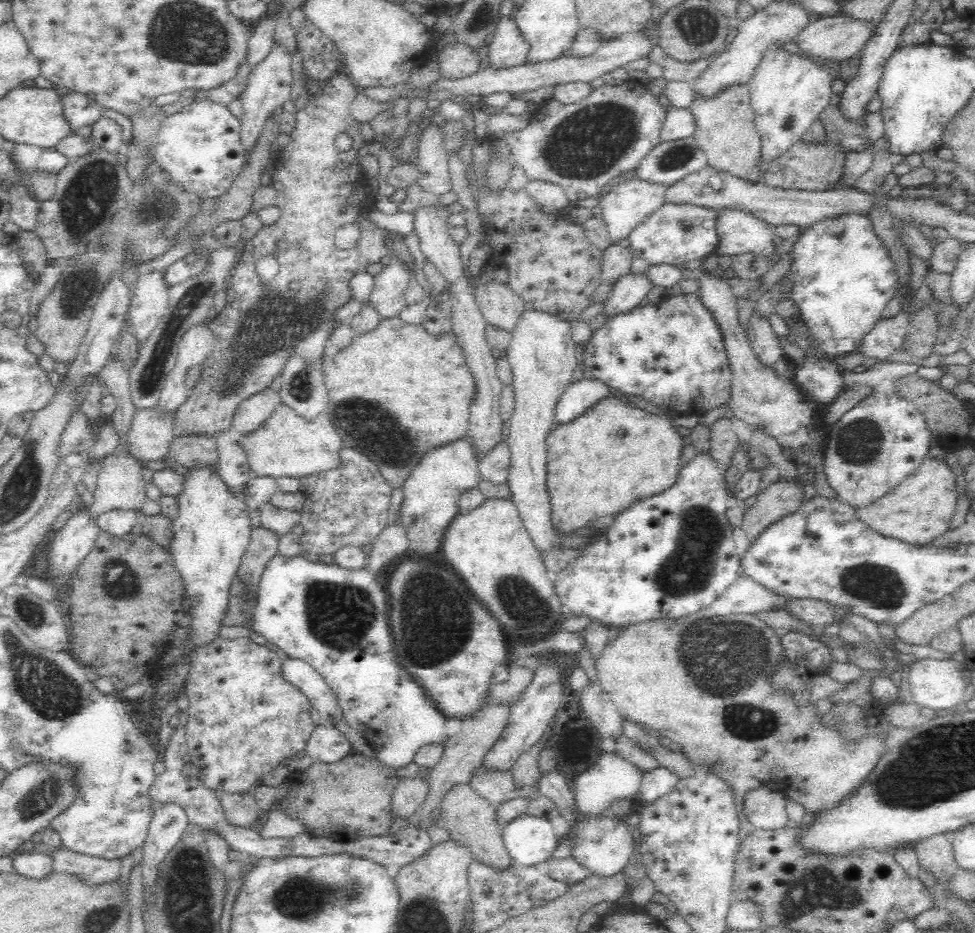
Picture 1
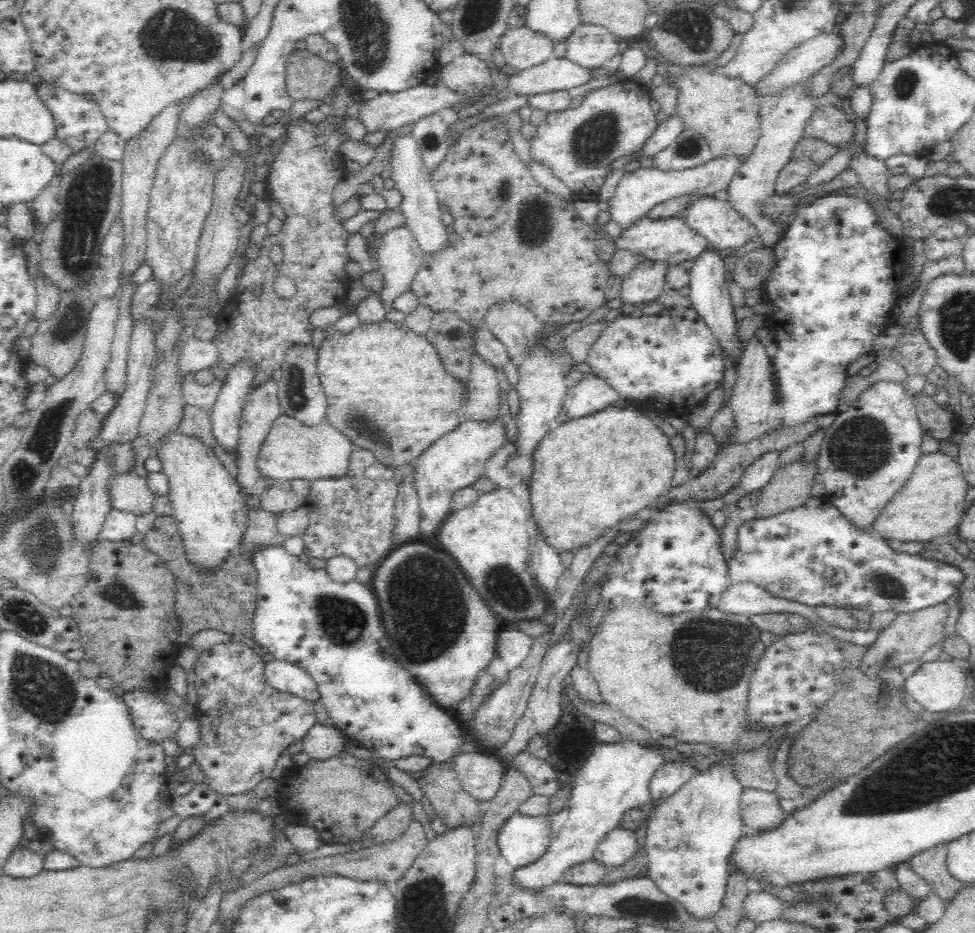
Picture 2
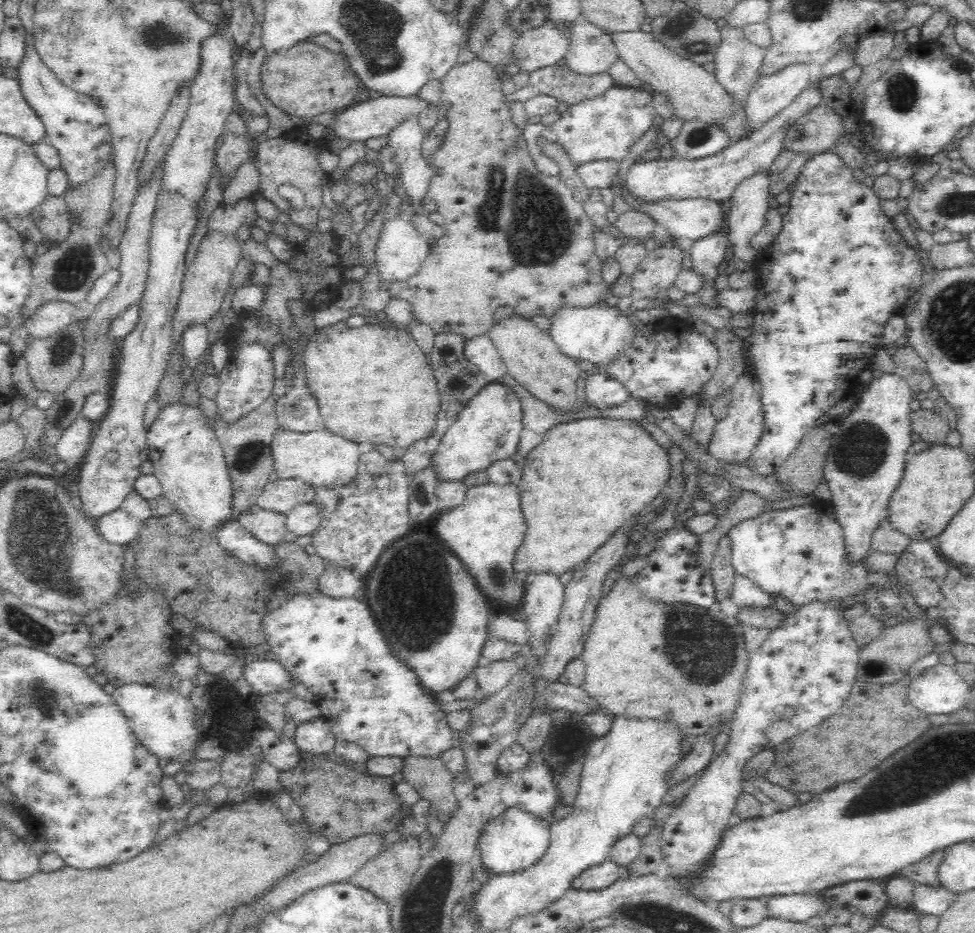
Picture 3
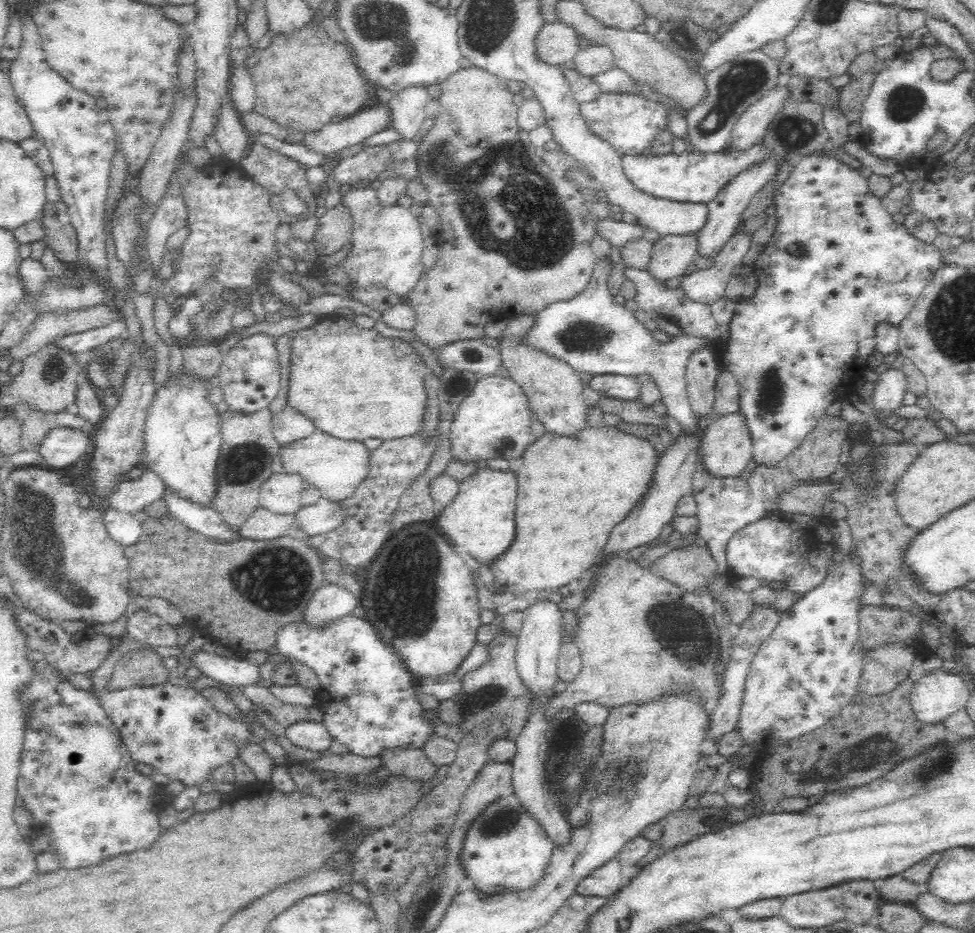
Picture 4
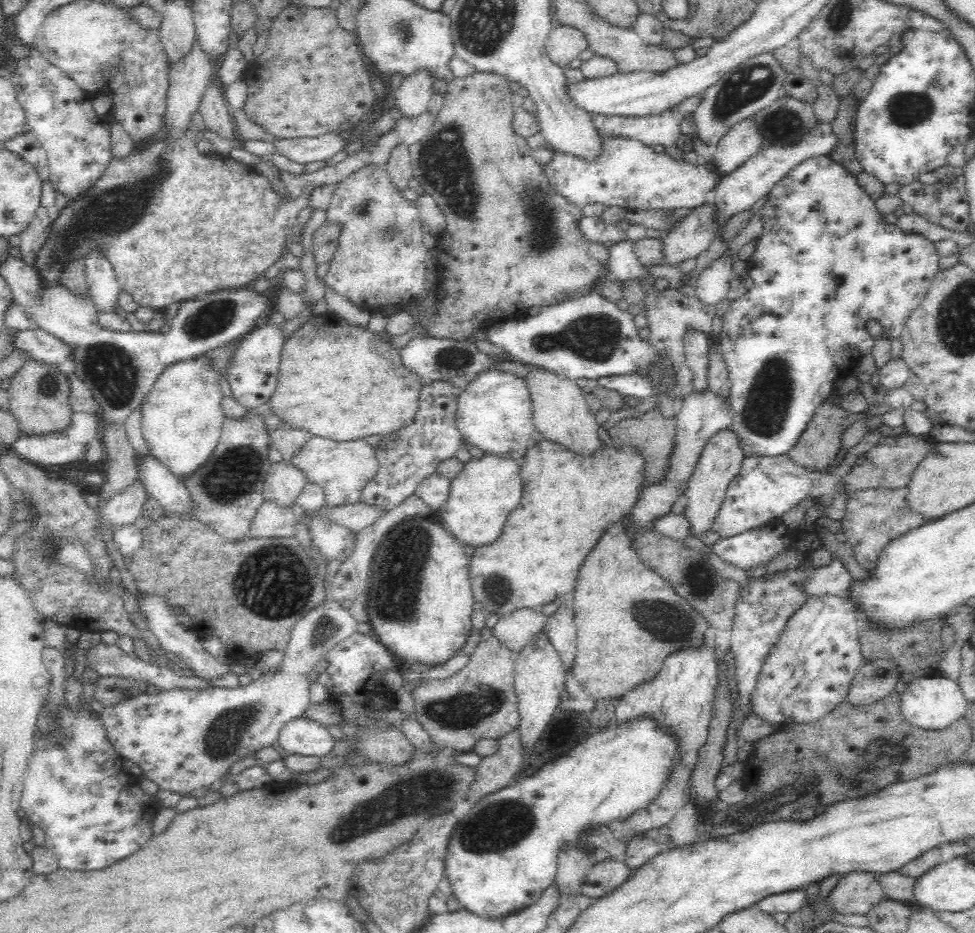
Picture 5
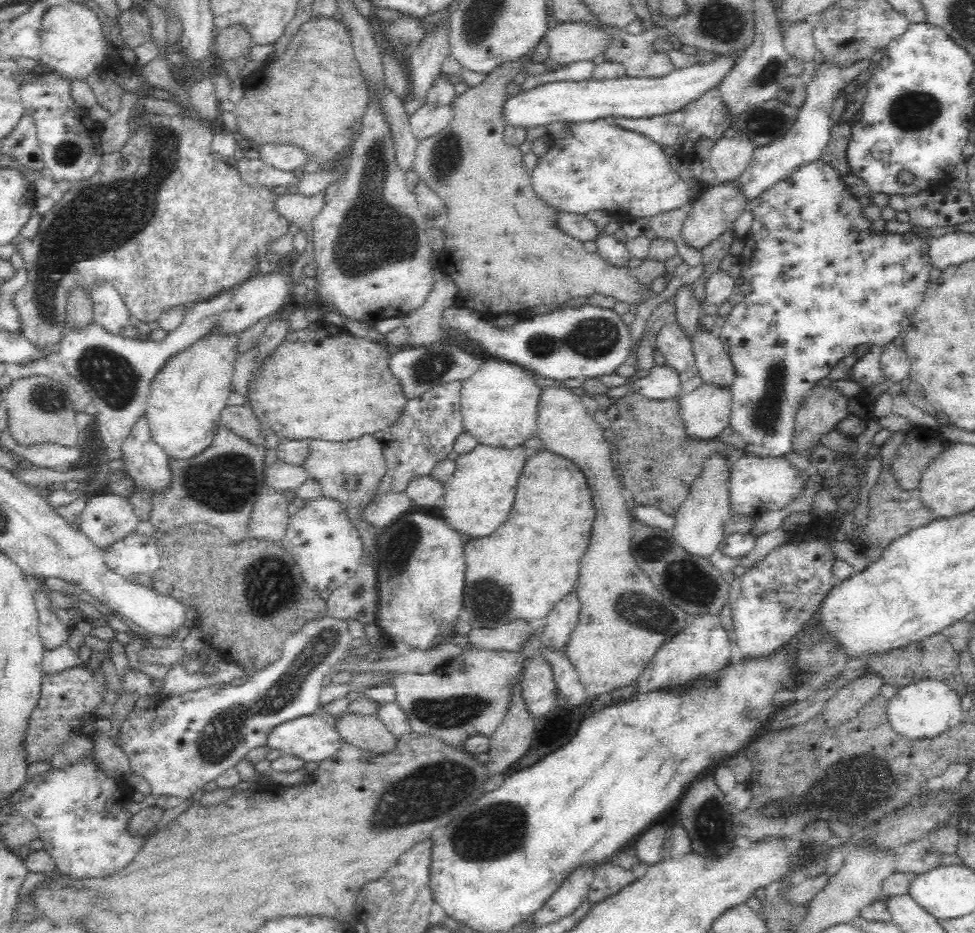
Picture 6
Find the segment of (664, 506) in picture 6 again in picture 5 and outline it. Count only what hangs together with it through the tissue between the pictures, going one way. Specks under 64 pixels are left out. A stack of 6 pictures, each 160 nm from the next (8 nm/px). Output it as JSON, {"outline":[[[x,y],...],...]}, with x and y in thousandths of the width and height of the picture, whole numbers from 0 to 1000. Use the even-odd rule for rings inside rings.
{"outline":[[[673,438],[664,441],[653,448],[643,448],[626,457],[624,464],[632,479],[638,475],[656,478],[654,481],[658,481],[661,489],[665,489],[659,521],[665,514],[677,514],[681,506],[683,506],[684,489],[690,481],[692,457],[693,451],[691,447],[683,448]]]}

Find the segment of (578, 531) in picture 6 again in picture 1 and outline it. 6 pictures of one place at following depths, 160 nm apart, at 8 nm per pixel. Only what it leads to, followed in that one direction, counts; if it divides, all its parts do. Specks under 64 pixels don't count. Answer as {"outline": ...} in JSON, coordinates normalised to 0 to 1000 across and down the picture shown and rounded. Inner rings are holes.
{"outline":[[[622,424],[592,446],[587,452],[573,454],[562,464],[561,519],[564,526],[565,558],[571,570],[587,572],[602,564],[602,559],[617,552],[629,552],[646,537],[687,523],[697,509],[702,469],[695,464],[687,446],[669,444],[648,437],[632,424]]]}

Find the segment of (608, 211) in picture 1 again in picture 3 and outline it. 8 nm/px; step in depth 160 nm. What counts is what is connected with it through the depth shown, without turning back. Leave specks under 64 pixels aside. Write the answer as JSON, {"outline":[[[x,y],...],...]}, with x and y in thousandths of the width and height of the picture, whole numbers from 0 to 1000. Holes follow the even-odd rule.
{"outline":[[[876,44],[863,49],[855,55],[842,70],[836,72],[835,84],[830,91],[816,103],[816,105],[797,120],[790,129],[770,143],[767,148],[761,148],[757,152],[749,153],[732,167],[725,167],[716,171],[697,171],[693,169],[675,169],[673,171],[661,173],[654,170],[646,178],[638,205],[655,219],[671,219],[677,214],[699,214],[699,213],[730,213],[745,215],[749,212],[752,202],[763,190],[769,189],[779,181],[788,181],[793,171],[804,160],[804,147],[809,136],[818,126],[823,126],[827,120],[843,111],[843,98],[841,98],[841,86],[855,80],[863,80],[866,75],[878,70],[878,54],[881,47]]]}

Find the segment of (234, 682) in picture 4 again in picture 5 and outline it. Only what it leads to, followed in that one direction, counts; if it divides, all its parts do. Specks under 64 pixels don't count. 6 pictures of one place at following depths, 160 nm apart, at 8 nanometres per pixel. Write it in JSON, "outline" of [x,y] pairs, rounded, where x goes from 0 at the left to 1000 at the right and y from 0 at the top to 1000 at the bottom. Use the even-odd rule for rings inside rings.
{"outline":[[[139,639],[142,648],[151,656],[152,670],[154,670],[154,677],[160,682],[162,688],[164,688],[165,695],[173,697],[179,702],[187,705],[187,713],[198,723],[211,729],[226,729],[230,725],[234,725],[238,720],[238,712],[232,712],[232,710],[226,710],[224,705],[219,705],[217,701],[214,701],[207,691],[209,685],[199,678],[197,675],[191,675],[183,666],[183,655],[178,651],[174,651],[174,647],[168,645],[161,639],[154,639],[154,641],[143,641]]]}

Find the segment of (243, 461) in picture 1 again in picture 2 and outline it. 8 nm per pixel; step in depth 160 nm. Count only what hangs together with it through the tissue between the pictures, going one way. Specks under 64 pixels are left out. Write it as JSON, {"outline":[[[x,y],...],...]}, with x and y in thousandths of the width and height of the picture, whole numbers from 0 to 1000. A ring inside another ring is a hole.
{"outline":[[[251,387],[243,391],[230,409],[215,446],[222,476],[241,492],[246,474],[245,452],[248,433],[252,424],[259,419],[255,413],[258,401],[261,398],[256,389]]]}

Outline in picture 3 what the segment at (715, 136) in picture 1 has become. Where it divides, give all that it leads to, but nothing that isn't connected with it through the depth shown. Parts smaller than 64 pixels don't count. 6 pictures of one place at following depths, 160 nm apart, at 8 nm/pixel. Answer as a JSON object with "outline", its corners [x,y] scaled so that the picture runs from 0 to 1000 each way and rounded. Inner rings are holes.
{"outline":[[[656,33],[626,35],[633,51],[634,61],[643,69],[650,81],[661,87],[673,99],[684,103],[687,114],[691,116],[693,126],[699,131],[719,129],[724,134],[736,136],[749,153],[767,148],[772,135],[767,132],[765,111],[757,108],[734,83],[734,78],[722,75],[711,64],[699,62],[685,54],[680,47],[669,41],[668,35]]]}

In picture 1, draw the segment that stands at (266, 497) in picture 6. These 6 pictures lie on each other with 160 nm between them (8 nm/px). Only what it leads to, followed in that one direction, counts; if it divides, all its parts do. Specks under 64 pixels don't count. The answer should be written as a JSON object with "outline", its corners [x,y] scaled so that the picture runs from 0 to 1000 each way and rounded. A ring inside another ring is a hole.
{"outline":[[[267,563],[257,568],[257,577],[254,589],[248,596],[248,605],[243,612],[243,622],[250,637],[249,643],[258,645],[265,641],[265,628],[275,602],[286,594],[285,572]]]}

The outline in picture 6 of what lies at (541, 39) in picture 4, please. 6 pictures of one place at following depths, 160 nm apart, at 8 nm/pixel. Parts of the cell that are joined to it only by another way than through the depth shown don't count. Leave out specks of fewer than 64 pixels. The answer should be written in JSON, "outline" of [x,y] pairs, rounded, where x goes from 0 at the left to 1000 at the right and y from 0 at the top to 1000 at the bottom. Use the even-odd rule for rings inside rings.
{"outline":[[[592,24],[571,26],[560,34],[562,62],[570,69],[581,70],[596,64],[607,64],[621,50],[623,39]]]}

